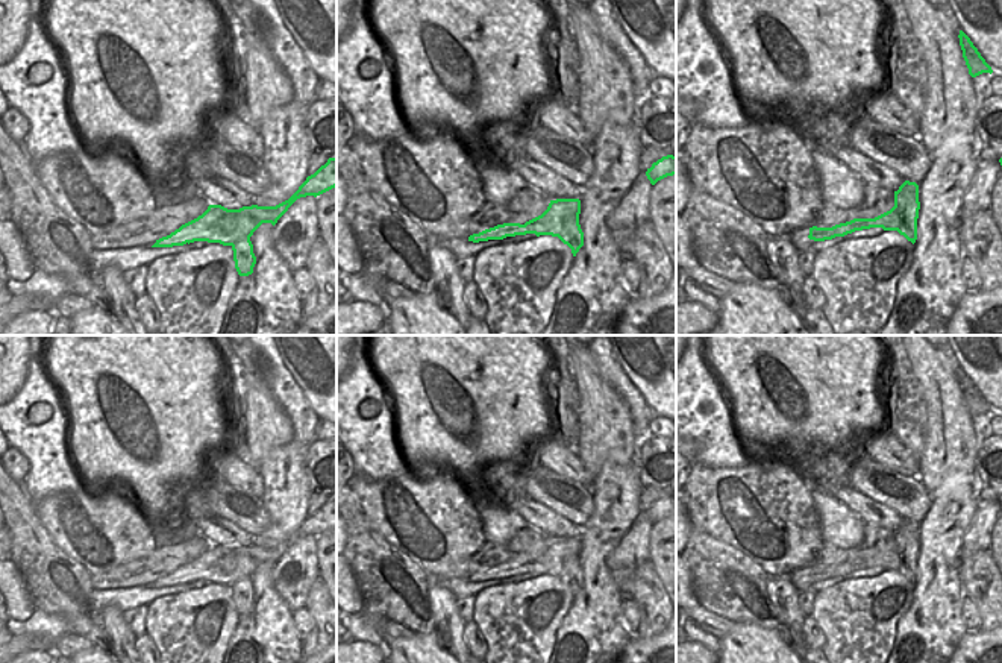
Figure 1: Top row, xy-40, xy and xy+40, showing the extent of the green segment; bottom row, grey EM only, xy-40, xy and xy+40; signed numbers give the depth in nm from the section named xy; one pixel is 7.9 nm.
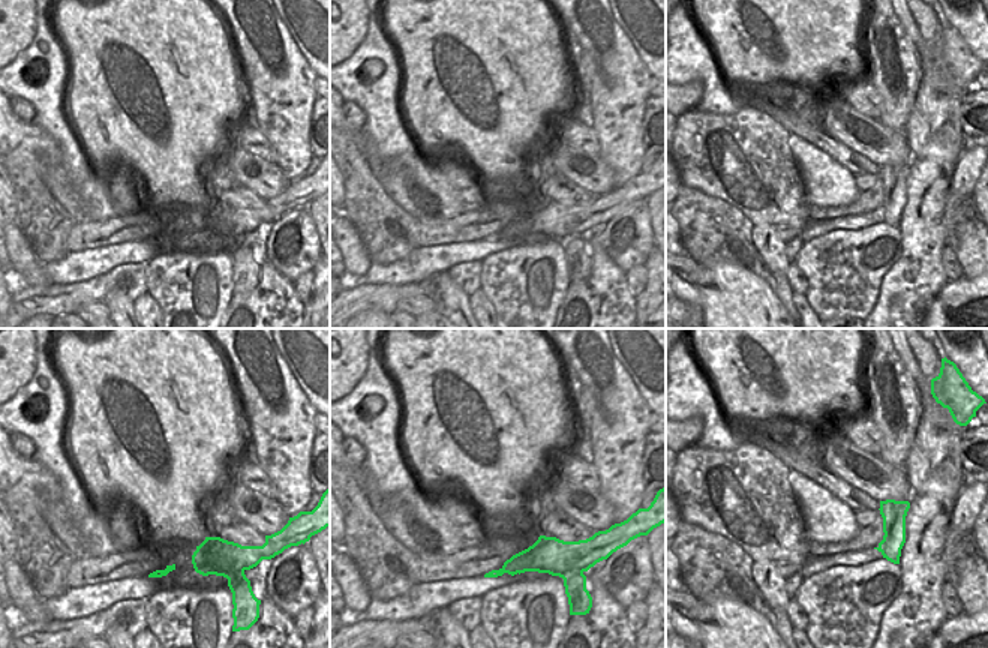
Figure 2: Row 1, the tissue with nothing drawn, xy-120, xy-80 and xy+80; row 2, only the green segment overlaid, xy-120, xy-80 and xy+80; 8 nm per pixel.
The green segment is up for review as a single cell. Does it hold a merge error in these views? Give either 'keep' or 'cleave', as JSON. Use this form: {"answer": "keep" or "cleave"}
{"answer": "cleave"}

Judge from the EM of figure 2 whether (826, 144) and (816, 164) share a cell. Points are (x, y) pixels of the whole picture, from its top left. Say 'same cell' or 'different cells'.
different cells

